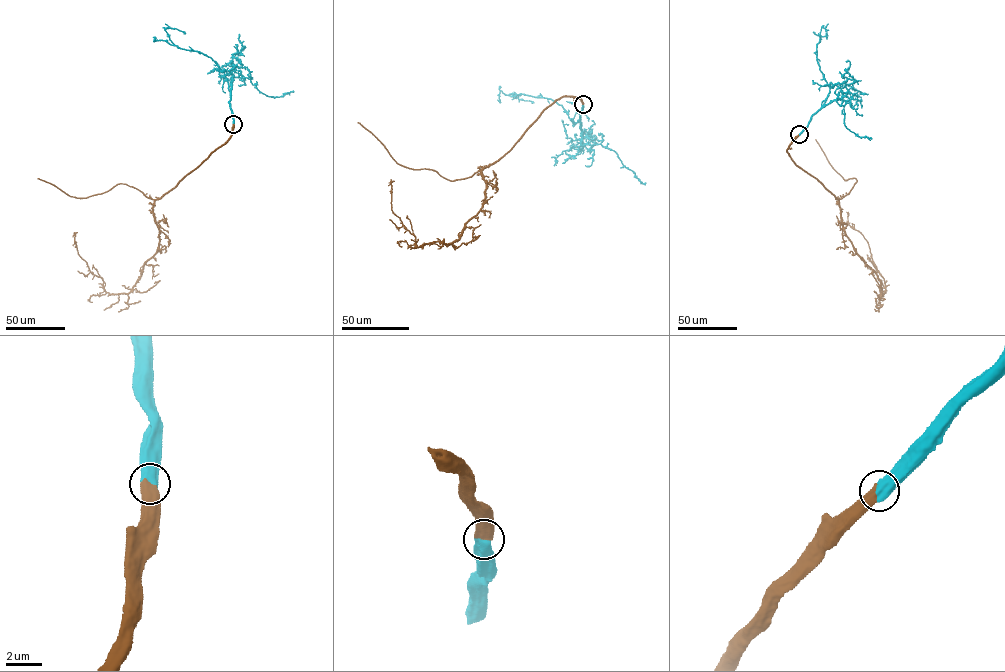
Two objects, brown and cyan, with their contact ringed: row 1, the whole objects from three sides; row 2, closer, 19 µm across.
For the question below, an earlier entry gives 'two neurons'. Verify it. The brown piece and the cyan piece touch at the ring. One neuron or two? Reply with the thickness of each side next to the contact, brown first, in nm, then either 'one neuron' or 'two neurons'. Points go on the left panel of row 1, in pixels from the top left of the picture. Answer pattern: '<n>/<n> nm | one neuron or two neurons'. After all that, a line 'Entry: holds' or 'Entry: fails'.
600/750 nm | one neuron
Entry: fails

